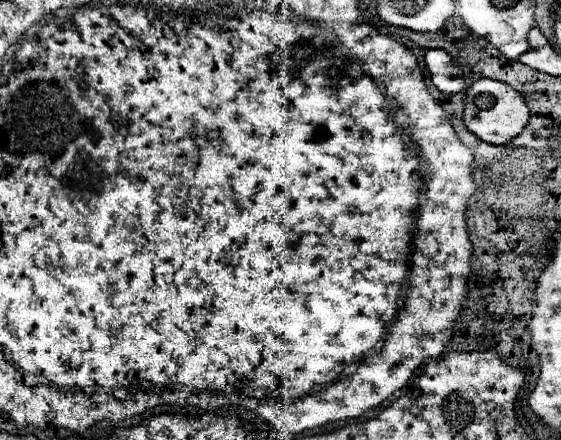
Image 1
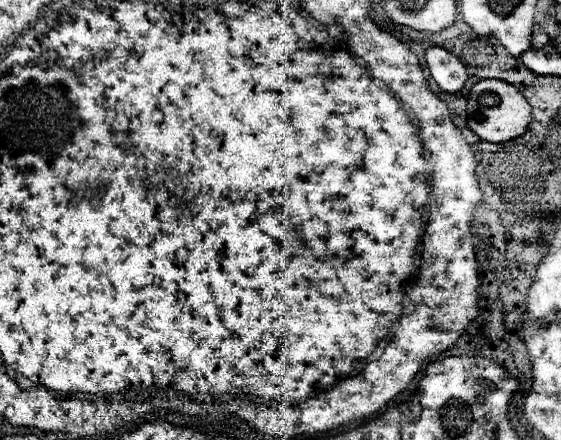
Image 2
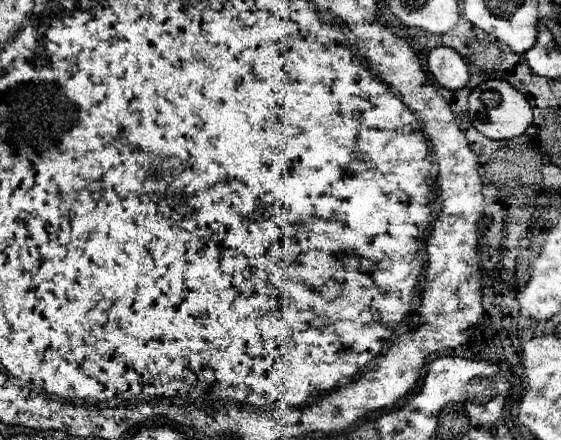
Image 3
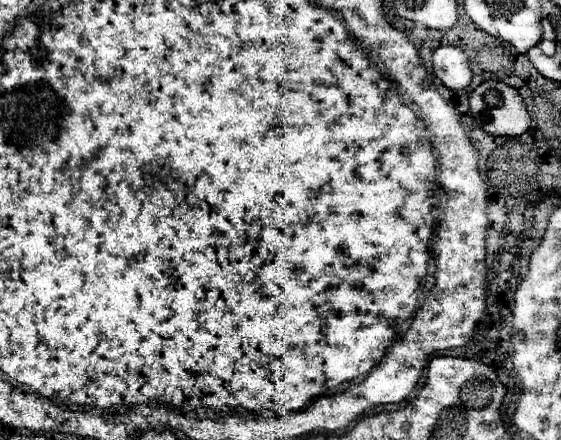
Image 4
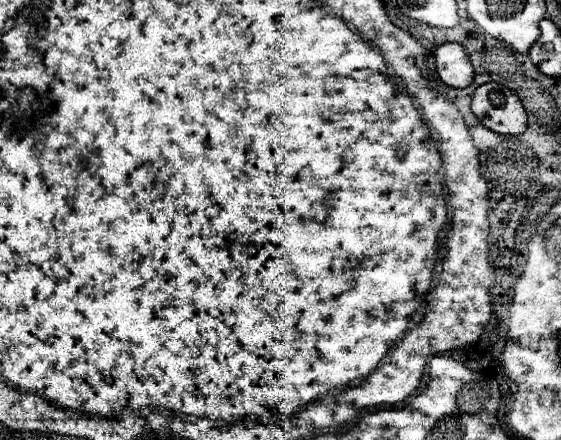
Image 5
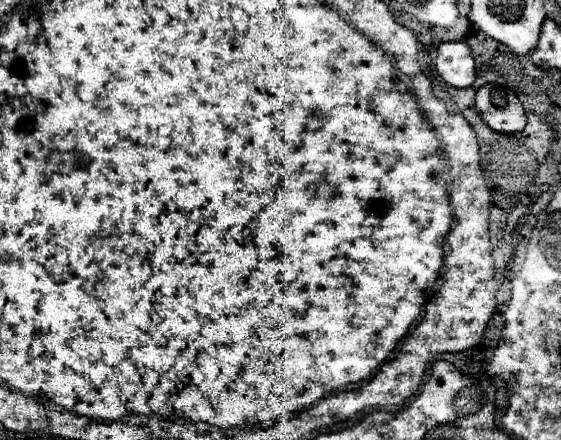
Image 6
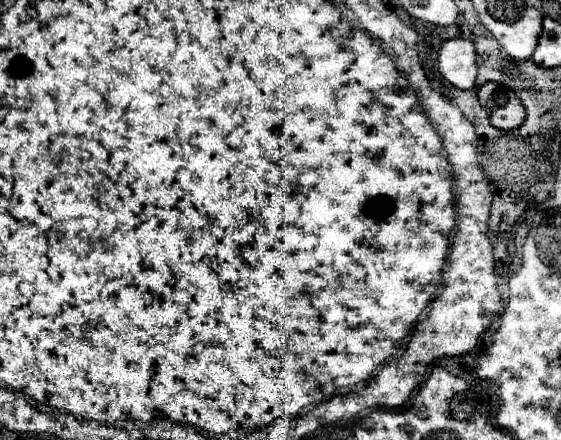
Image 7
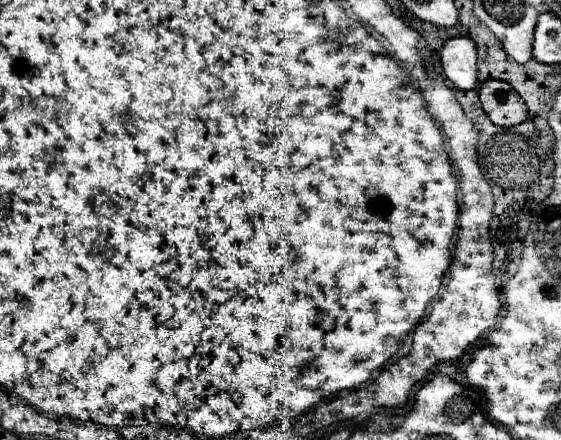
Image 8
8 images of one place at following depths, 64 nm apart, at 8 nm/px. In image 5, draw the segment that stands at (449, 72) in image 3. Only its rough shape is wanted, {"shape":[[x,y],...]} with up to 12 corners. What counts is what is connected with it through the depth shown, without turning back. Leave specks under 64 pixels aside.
{"shape":[[460,44],[436,48],[436,72],[452,88],[474,78]]}

